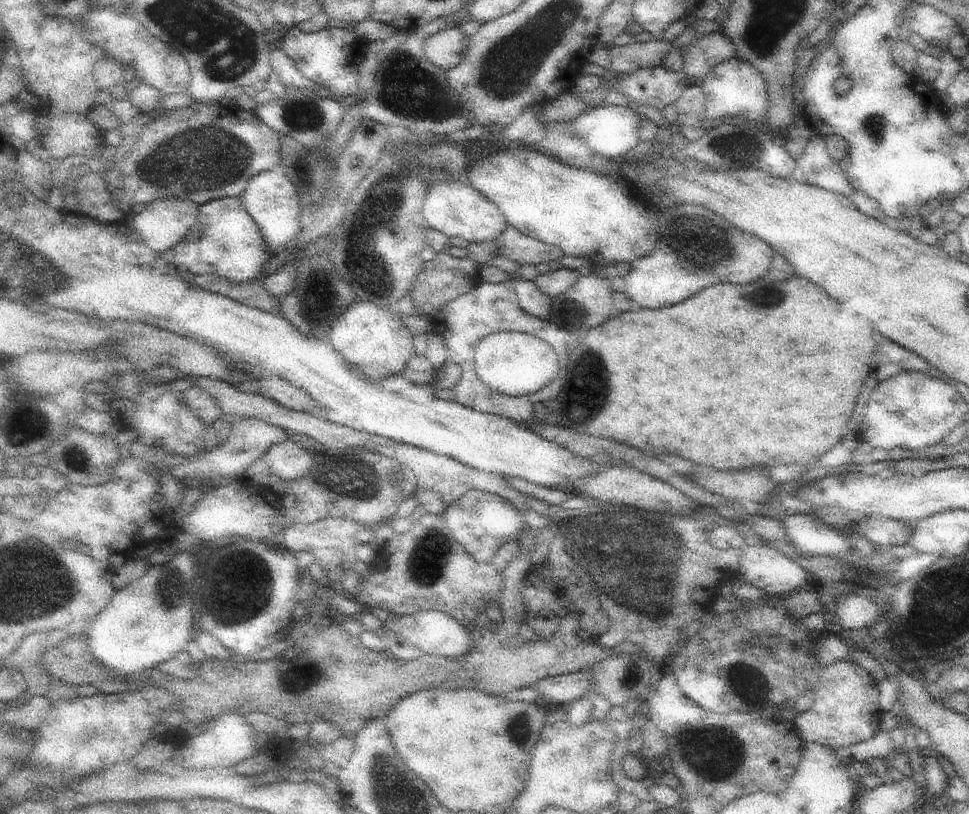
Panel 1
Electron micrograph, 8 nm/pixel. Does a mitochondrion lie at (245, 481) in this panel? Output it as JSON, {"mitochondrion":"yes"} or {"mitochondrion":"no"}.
{"mitochondrion":"no"}

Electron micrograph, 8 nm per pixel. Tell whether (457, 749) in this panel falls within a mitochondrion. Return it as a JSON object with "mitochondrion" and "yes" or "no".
{"mitochondrion":"no"}

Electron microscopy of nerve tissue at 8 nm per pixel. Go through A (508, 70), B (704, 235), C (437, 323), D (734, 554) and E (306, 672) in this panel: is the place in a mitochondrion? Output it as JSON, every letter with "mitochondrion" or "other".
{"A":"mitochondrion","B":"mitochondrion","C":"other","D":"other","E":"other"}

